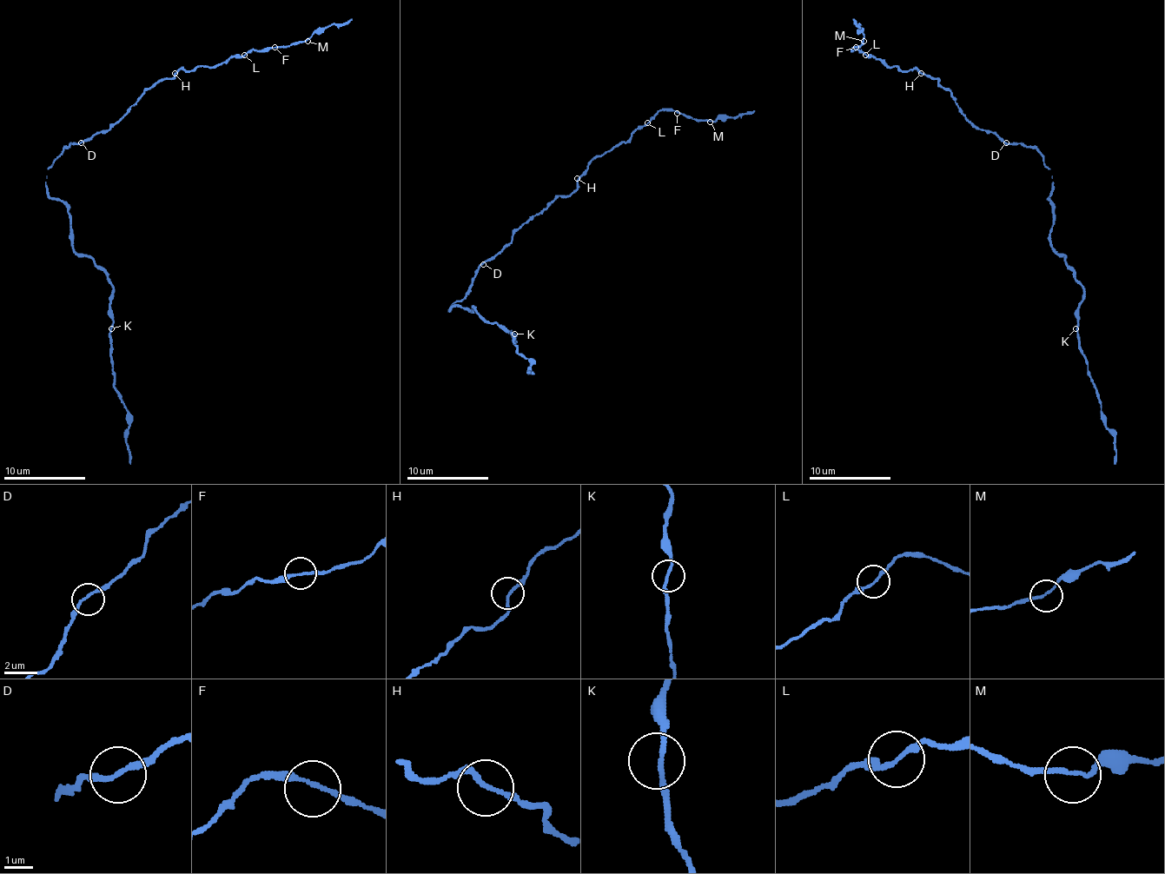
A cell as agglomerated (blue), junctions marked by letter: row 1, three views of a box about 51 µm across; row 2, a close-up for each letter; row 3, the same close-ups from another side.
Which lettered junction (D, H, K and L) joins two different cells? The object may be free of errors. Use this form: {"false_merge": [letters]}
{"false_merge": []}

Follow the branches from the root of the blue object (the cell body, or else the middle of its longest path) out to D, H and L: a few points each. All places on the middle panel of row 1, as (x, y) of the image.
D: (471, 284), (475, 270), (483, 264)
H: (471, 284), (479, 266), (492, 260), (528, 219), (540, 213), (559, 196), (569, 195), (577, 187), (577, 178)
L: (471, 284), (475, 270), (492, 260), (528, 219), (569, 195), (598, 155), (624, 143), (646, 123)

